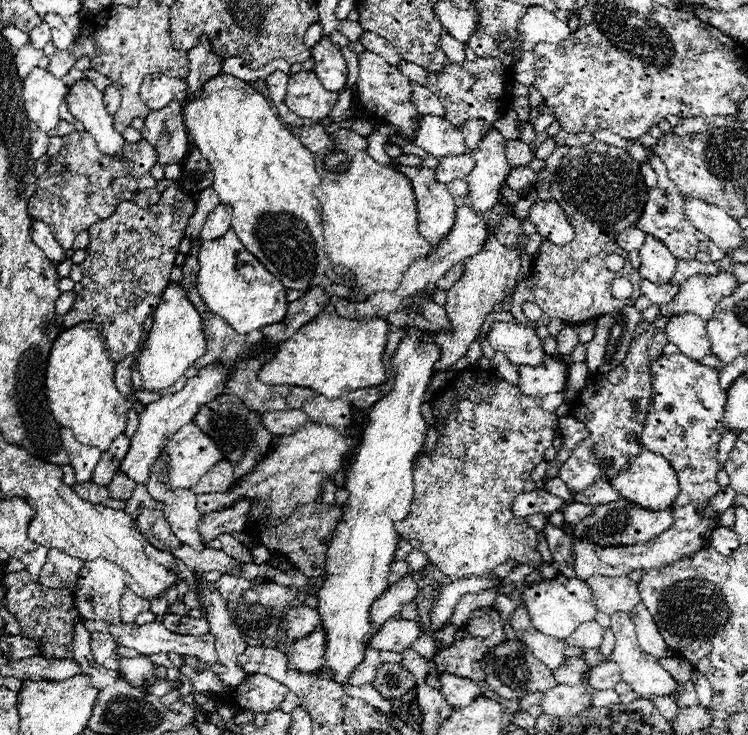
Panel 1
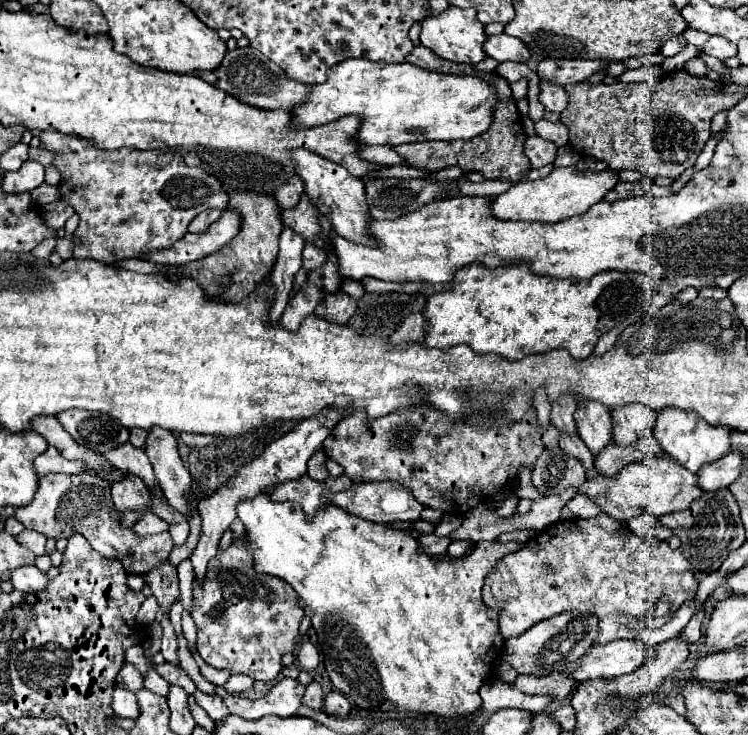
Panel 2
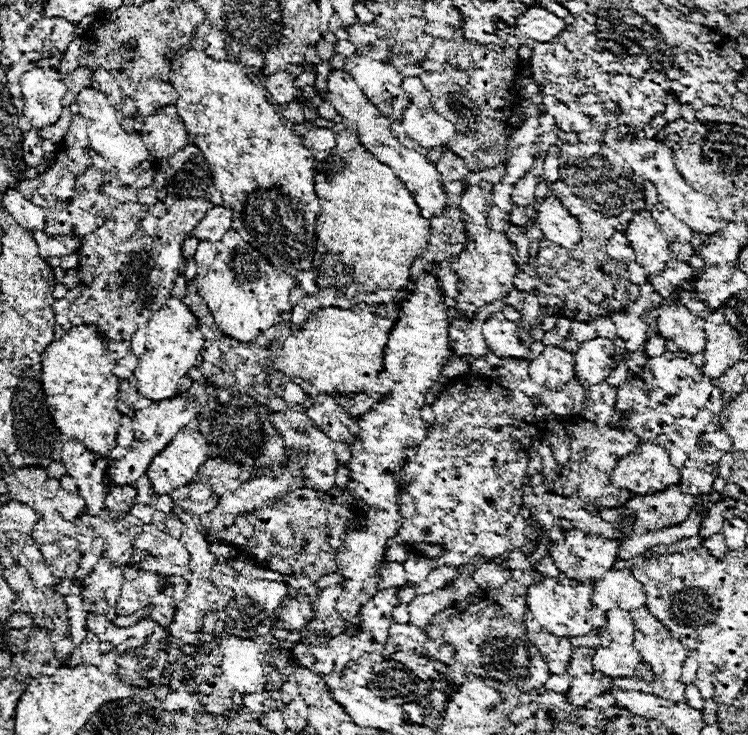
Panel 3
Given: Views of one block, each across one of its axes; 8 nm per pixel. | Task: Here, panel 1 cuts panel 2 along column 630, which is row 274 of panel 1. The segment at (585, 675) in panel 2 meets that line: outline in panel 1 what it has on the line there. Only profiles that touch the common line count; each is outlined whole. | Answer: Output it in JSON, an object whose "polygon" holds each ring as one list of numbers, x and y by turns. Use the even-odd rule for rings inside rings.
{"polygon":[[646,236,642,248,638,250,640,254,640,276,654,282,654,284,668,284,668,280,672,278,674,274,674,268,676,268,676,258,672,256,672,252,660,242,656,240,654,236]]}

